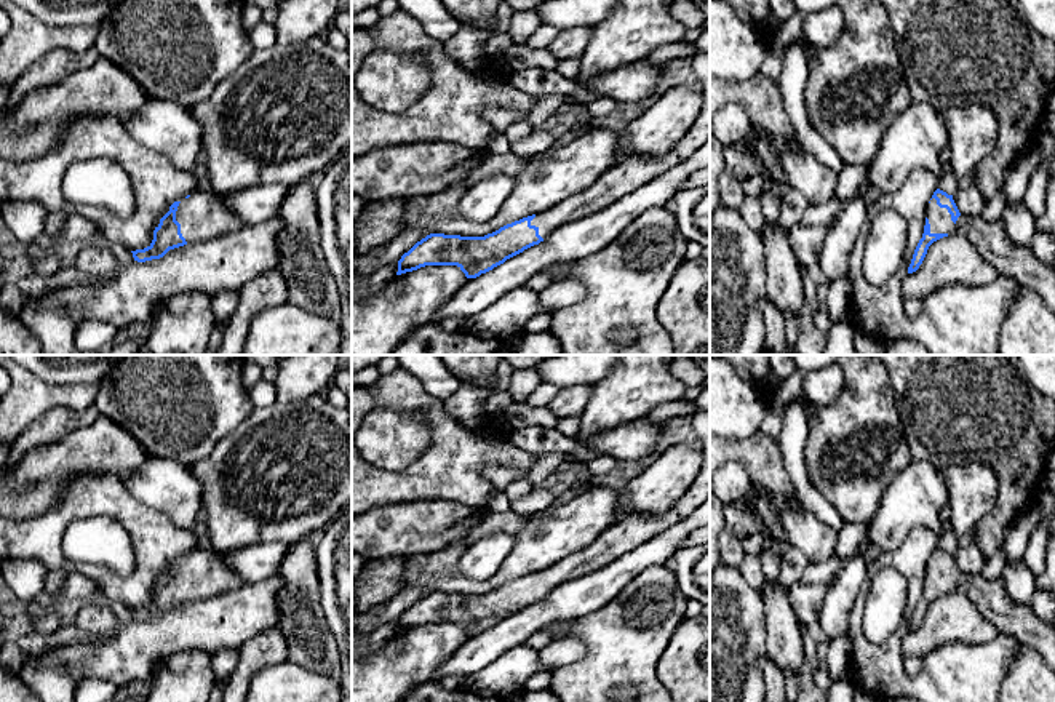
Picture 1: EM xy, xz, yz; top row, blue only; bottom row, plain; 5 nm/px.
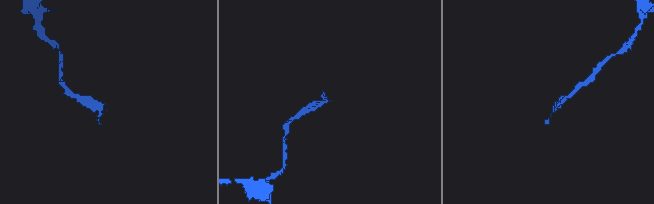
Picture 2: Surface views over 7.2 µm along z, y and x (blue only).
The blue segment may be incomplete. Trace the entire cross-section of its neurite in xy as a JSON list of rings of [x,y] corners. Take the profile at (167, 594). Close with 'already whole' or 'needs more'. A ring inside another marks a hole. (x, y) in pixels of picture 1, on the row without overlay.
[[[197,548],[169,564],[155,585],[153,598],[147,606],[131,611],[137,620],[160,617],[169,608],[213,598],[243,585],[243,579],[225,564],[217,550]]]; needs more

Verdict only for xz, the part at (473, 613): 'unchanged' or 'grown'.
grown

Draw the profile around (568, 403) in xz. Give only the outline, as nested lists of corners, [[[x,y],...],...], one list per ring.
[[[588,385],[563,389],[550,401],[547,408],[555,414],[558,421],[569,417],[580,417],[582,413],[585,411],[590,395],[591,395],[591,387]]]

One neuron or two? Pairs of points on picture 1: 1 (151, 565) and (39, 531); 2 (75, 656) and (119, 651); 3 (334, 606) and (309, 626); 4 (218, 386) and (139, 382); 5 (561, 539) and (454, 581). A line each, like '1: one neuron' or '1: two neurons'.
1: one neuron
2: one neuron
3: two neurons
4: one neuron
5: one neuron

